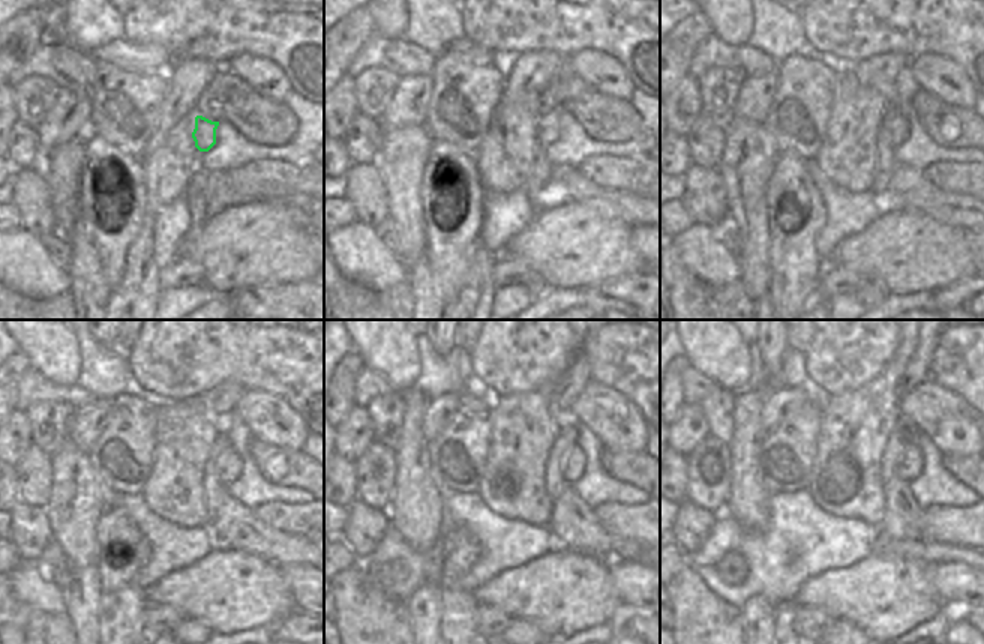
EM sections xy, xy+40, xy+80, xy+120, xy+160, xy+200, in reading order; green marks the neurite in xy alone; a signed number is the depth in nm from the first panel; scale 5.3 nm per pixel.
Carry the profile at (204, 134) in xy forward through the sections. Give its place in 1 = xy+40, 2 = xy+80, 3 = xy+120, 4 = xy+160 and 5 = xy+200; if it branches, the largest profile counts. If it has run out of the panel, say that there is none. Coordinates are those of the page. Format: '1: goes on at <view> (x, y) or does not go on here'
1: goes on at xy+40 (548, 122)
2: goes on at xy+80 (897, 128)
3: goes on at xy+120 (228, 466)
4: goes on at xy+160 (573, 461)
5: goes on at xy+200 (911, 464)

